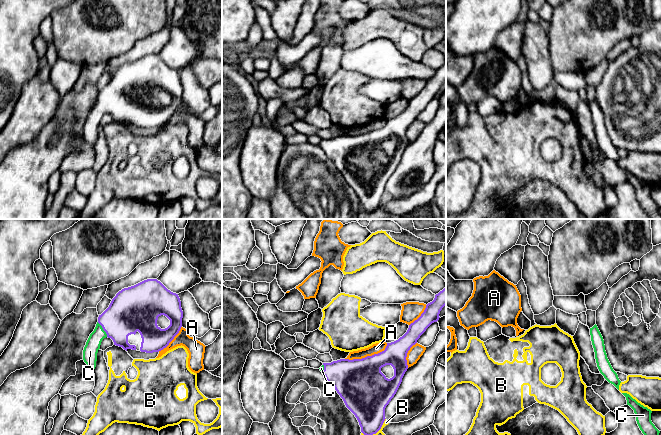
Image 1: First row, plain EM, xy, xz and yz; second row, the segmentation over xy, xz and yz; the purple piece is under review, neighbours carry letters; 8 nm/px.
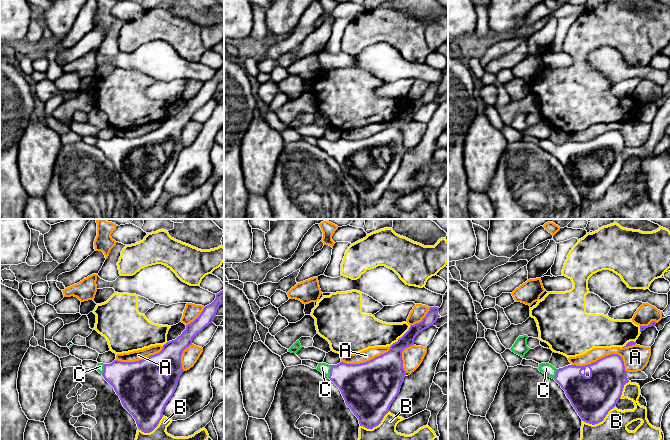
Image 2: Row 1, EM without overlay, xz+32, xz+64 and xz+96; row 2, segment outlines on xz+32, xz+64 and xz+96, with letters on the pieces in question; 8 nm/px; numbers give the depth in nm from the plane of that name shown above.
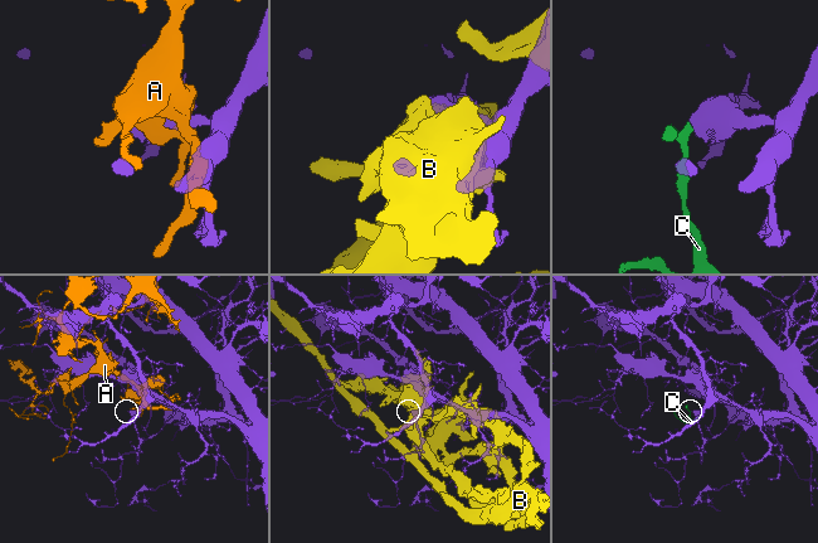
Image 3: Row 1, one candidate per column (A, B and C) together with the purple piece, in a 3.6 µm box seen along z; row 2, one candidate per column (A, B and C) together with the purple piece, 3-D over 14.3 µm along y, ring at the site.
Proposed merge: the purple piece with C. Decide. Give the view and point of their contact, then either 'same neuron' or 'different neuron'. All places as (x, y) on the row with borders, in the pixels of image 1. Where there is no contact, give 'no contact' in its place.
contact xy (103, 329); same neuron

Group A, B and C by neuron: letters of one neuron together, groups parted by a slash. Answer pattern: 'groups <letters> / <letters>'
groups A / B / C

